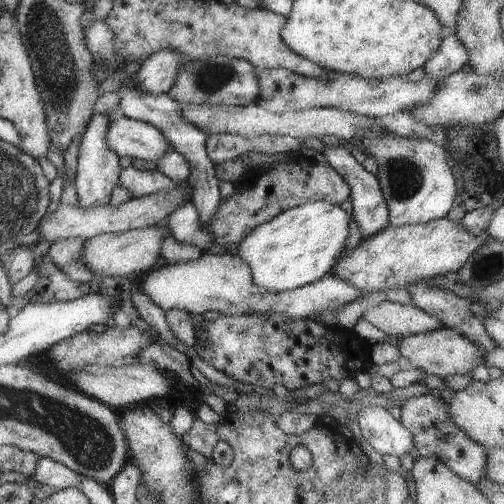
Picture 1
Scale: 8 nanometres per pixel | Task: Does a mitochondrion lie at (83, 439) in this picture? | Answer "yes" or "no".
yes

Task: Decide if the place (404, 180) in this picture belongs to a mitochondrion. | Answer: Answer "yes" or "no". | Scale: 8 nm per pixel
yes

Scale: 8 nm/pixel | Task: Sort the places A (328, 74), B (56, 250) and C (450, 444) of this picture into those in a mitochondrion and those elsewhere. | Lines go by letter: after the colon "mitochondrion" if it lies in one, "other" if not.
A: other
B: other
C: mitochondrion

